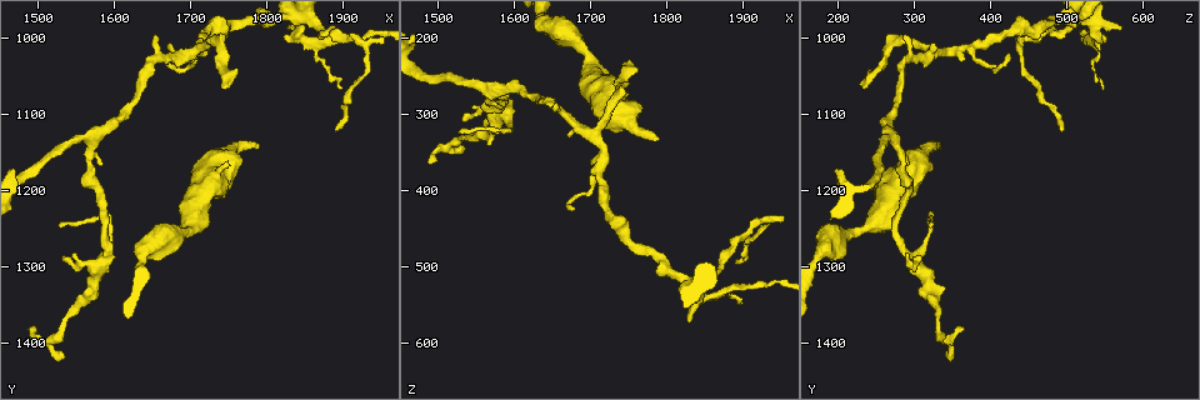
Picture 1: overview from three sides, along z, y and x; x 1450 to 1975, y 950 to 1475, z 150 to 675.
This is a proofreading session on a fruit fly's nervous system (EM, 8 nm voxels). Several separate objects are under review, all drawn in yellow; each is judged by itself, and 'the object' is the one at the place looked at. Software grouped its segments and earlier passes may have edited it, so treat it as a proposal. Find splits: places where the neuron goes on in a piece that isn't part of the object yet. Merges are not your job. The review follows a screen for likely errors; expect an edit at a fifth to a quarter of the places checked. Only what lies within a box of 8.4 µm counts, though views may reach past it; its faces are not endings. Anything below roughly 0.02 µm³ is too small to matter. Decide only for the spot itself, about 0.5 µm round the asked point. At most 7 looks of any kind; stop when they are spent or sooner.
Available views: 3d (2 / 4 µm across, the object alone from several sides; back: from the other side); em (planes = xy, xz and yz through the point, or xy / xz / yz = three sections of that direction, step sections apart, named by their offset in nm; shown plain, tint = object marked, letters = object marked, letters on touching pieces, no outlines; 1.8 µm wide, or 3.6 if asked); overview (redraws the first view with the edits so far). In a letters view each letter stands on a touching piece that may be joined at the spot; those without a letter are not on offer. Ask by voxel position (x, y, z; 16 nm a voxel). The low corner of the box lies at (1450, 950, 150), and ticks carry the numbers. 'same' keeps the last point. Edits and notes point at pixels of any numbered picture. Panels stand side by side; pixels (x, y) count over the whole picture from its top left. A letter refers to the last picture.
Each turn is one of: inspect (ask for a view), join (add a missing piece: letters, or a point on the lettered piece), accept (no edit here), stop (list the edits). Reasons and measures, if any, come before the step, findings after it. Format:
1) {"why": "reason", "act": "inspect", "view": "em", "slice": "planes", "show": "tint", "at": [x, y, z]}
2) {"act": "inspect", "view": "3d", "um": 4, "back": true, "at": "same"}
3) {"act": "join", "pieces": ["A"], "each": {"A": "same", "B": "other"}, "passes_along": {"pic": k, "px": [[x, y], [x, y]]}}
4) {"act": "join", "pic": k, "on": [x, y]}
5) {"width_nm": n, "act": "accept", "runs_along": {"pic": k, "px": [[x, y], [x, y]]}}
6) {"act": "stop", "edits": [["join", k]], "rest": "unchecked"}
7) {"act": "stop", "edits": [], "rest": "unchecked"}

{"why": "free end", "act": "inspect", "view": "3d", "um": 2, "back": true, "at": [1795, 1140, 330]}

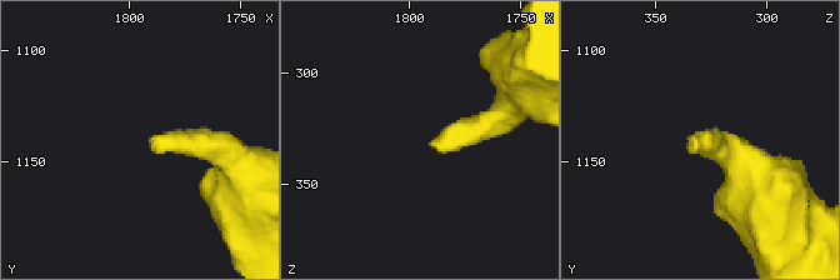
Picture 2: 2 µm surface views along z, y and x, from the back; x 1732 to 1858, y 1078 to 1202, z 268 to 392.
{"act": "inspect", "view": "em", "slice": "planes", "show": "tint", "at": [1790, 1144, 331]}

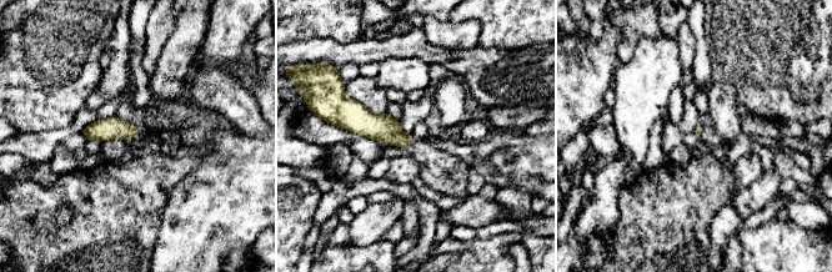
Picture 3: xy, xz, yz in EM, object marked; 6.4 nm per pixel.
{"act": "inspect", "view": "em", "slice": "planes", "show": "letters", "at": "same"}

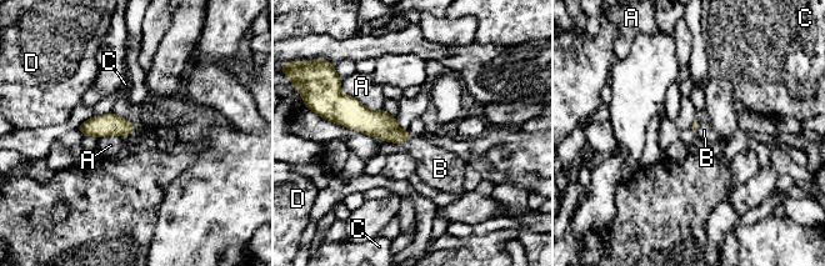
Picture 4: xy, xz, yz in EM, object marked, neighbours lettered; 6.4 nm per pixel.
{"longest_contact_nm": ["A", 320], "act": "join", "pieces": ["B"], "each": {"A": "other", "B": "same", "C": "other", "D": "other"}, "found": "the neuron continues"}

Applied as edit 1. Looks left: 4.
{"why": "redraw", "act": "inspect", "view": "overview"}

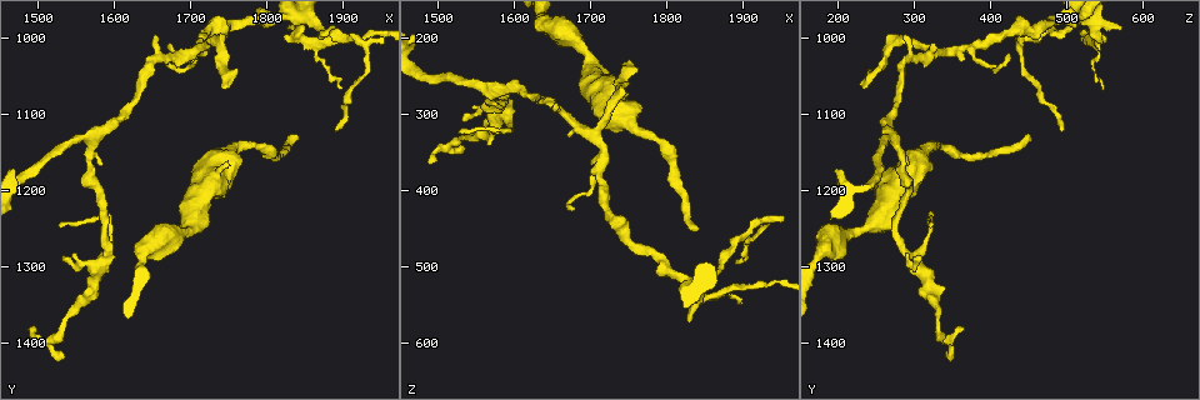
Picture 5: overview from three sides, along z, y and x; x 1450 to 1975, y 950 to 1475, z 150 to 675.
{"why": "end of a long branch", "act": "inspect", "view": "3d", "um": 2, "back": true, "at": [1840, 1125, 455]}

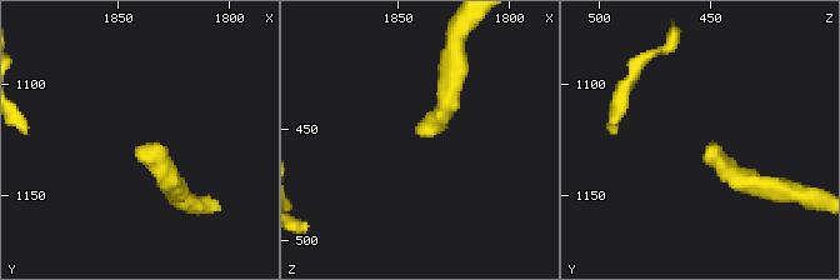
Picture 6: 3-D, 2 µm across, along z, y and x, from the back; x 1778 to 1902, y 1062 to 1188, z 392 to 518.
{"why": "shape alone is not enough", "act": "inspect", "view": "em", "slice": "xz", "step": 16, "show": "plain", "at": [1841, 1129, 452]}

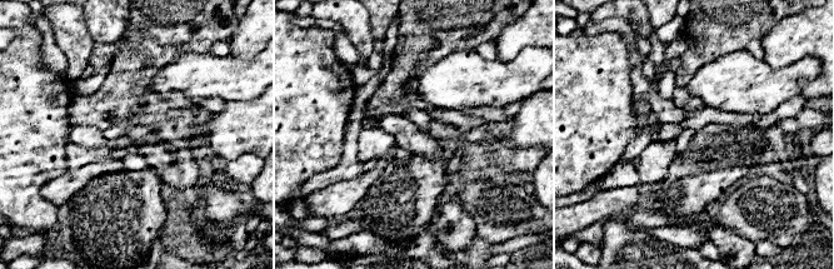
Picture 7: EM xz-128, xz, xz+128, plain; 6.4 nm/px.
{"why": "what lies round it", "act": "inspect", "view": "em", "slice": "xz", "step": 16, "show": "letters", "at": "same"}

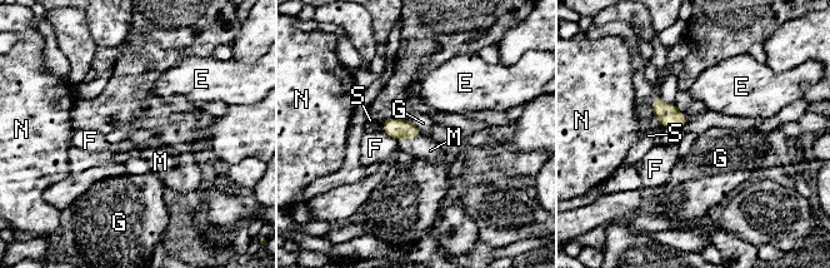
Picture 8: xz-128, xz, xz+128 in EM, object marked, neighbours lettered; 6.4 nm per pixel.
{"act": "join", "pieces": ["M"], "each": {"E": "other", "F": "other", "G": "other", "M": "same", "N": "other", "S": "other"}, "passes_along": {"pic": 8, "px": [[398, 128], [408, 138], [420, 147]]}, "found": "the neuron continues"}

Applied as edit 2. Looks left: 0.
{"act": "stop", "edits": [["join", 4], ["join", 8]], "rest": "unchecked"}

